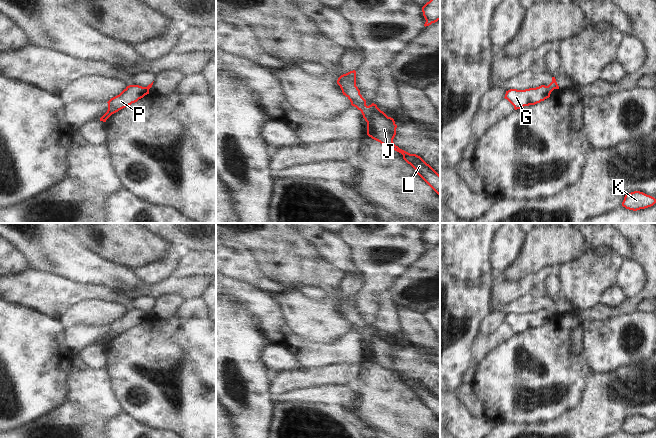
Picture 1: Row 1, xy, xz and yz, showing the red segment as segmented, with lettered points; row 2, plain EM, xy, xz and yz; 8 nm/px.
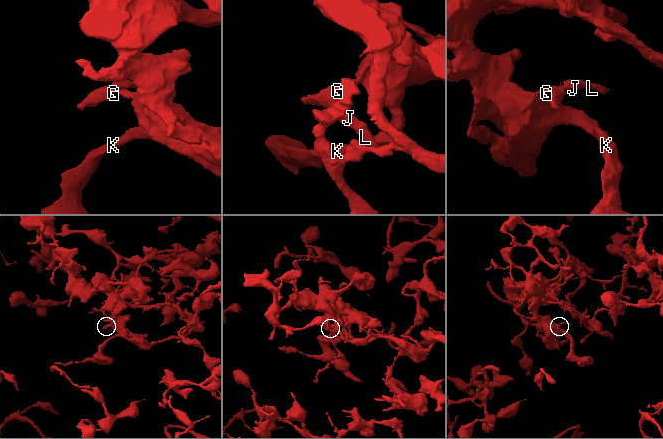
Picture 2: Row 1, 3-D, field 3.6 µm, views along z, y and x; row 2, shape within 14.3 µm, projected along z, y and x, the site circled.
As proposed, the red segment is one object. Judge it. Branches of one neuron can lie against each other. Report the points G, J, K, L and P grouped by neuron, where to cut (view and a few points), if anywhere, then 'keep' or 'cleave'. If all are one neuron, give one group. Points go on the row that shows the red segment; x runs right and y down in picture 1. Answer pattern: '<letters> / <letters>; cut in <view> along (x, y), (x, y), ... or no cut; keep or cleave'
G K P / J L; cut in xz along (365, 103), (359, 109); cleave

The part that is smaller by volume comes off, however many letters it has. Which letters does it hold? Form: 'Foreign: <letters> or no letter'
Foreign: J, L.

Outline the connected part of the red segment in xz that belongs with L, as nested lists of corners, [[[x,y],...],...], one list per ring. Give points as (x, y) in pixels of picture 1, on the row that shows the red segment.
[[[366,104],[360,109],[363,118],[367,122],[367,135],[381,144],[401,153],[403,159],[410,164],[416,173],[440,195],[440,175],[427,164],[420,156],[410,154],[393,142],[397,125],[393,118],[388,117],[376,104]]]

